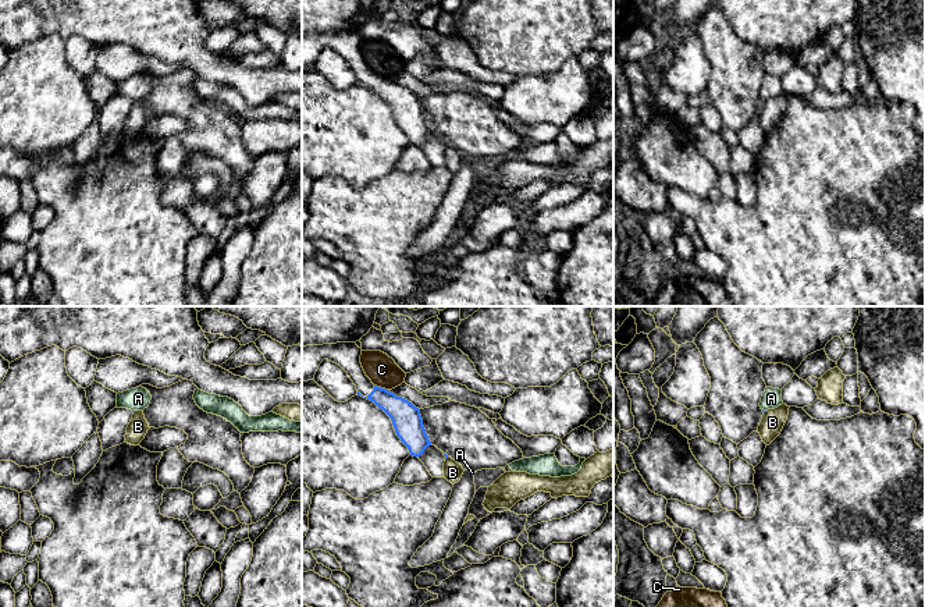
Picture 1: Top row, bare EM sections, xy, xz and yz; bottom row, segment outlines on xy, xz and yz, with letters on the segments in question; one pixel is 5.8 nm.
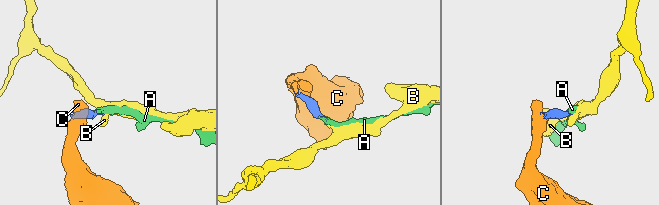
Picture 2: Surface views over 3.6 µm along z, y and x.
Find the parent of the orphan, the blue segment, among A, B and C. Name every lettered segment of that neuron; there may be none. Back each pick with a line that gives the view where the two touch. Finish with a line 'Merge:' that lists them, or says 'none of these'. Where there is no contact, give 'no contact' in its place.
A: contact in yz
Merge: A

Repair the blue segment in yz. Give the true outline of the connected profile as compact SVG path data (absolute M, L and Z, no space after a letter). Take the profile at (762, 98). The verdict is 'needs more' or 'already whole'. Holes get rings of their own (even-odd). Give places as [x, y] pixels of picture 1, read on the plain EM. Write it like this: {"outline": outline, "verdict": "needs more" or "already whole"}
{"outline": "M766 75L762 81L759 95L762 100L766 100L768 97L775 97L779 93L782 93L782 78Z", "verdict": "needs more"}

